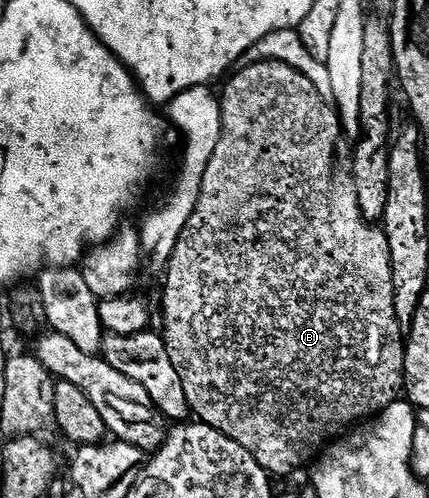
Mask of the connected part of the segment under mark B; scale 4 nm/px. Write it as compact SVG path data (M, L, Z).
M254 62L243 66L245 67L242 70L237 69L223 83L223 86L225 85L224 94L222 93L220 98L222 132L218 140L218 148L214 148L214 152L210 156L210 164L206 168L206 176L202 176L200 199L190 216L188 226L182 232L178 244L170 252L170 257L166 262L168 275L164 278L164 330L162 329L162 337L166 344L166 352L170 354L170 364L174 368L174 372L178 372L178 380L182 380L182 392L186 392L189 411L199 421L203 422L205 426L214 427L230 440L234 440L238 446L246 448L246 452L250 456L254 456L254 460L264 469L265 473L269 476L275 476L275 474L292 474L299 466L306 465L305 467L307 467L323 451L329 440L335 439L341 432L371 419L379 414L380 411L386 409L391 402L397 401L404 384L404 348L406 338L402 333L400 321L397 320L394 312L394 284L392 283L392 265L390 264L390 244L379 225L364 219L358 208L356 193L347 185L339 186L336 183L336 145L339 144L340 138L342 139L342 127L335 105L322 100L322 96L318 96L318 88L314 88L314 84L310 84L310 80L306 80L306 76L302 76L302 72L298 72L286 64L281 62Z

